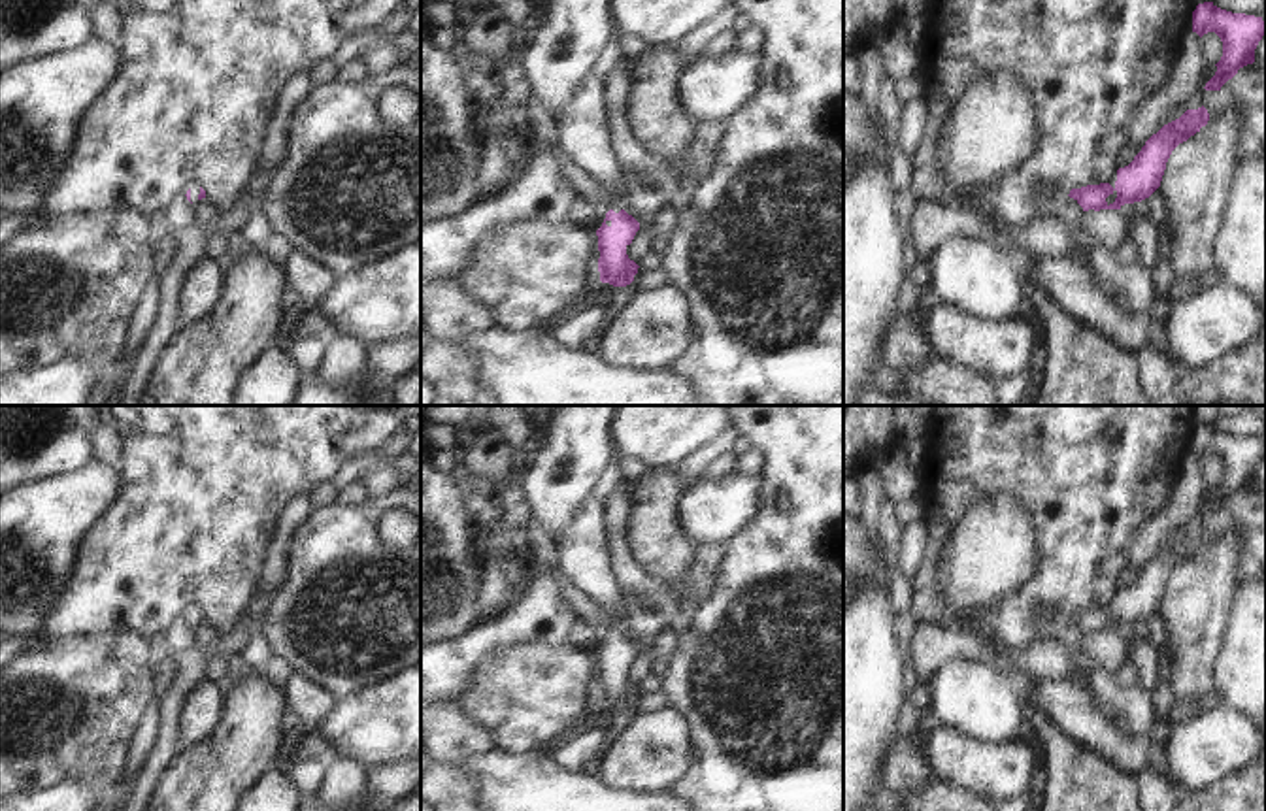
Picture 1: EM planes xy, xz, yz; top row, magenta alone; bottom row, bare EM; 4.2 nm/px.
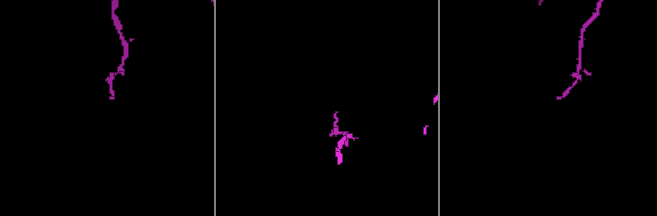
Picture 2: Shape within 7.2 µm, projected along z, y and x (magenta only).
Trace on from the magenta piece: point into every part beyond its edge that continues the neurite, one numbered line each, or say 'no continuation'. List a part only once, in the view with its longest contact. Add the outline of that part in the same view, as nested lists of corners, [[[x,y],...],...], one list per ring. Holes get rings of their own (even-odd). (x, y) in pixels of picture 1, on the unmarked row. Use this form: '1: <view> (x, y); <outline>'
no continuation

